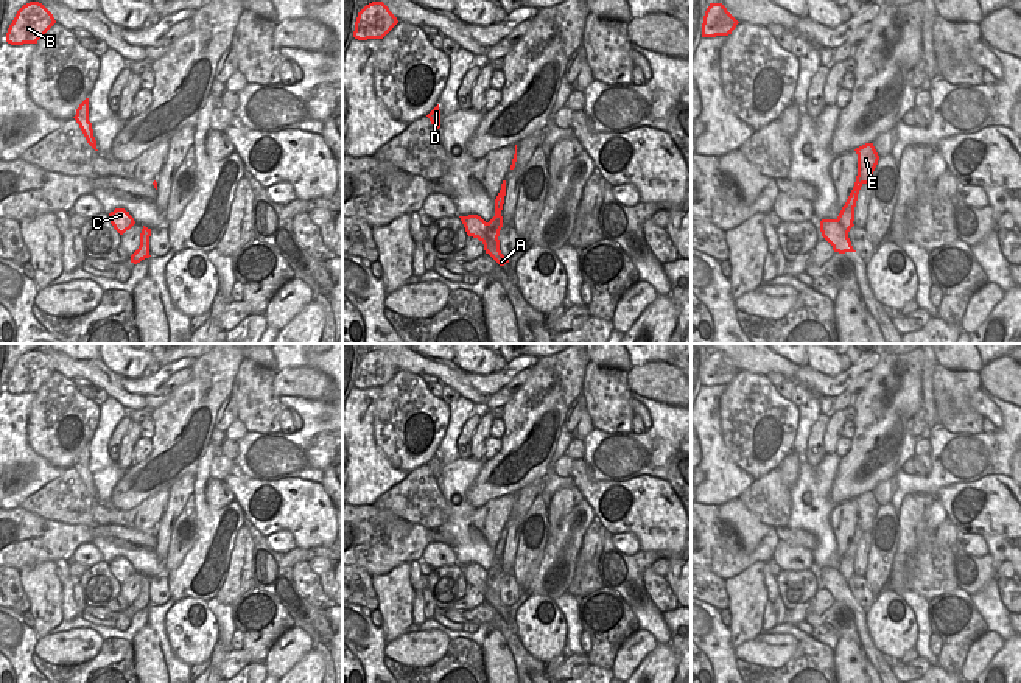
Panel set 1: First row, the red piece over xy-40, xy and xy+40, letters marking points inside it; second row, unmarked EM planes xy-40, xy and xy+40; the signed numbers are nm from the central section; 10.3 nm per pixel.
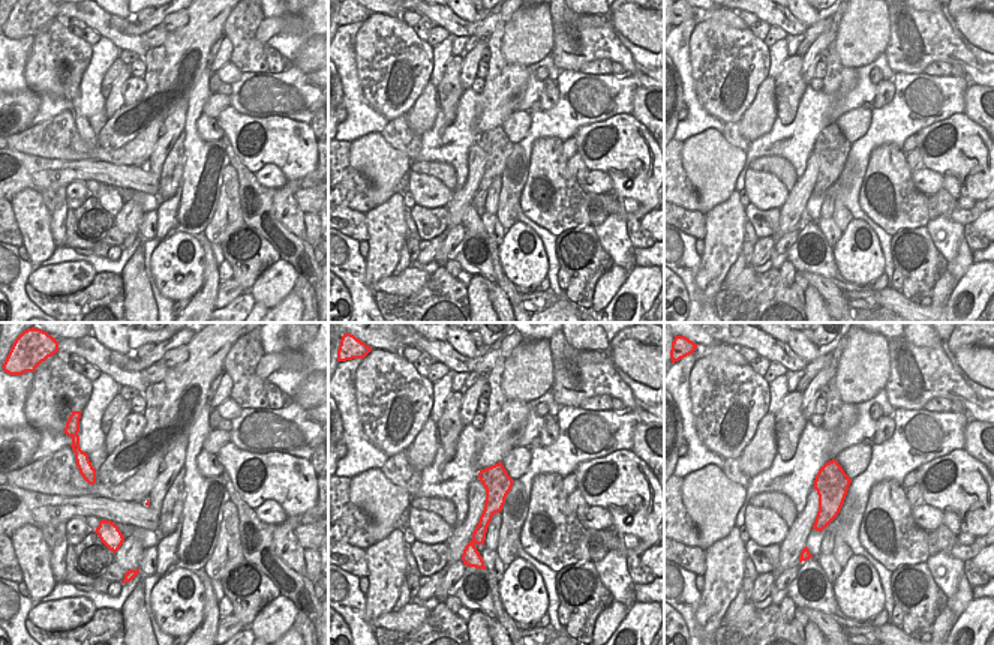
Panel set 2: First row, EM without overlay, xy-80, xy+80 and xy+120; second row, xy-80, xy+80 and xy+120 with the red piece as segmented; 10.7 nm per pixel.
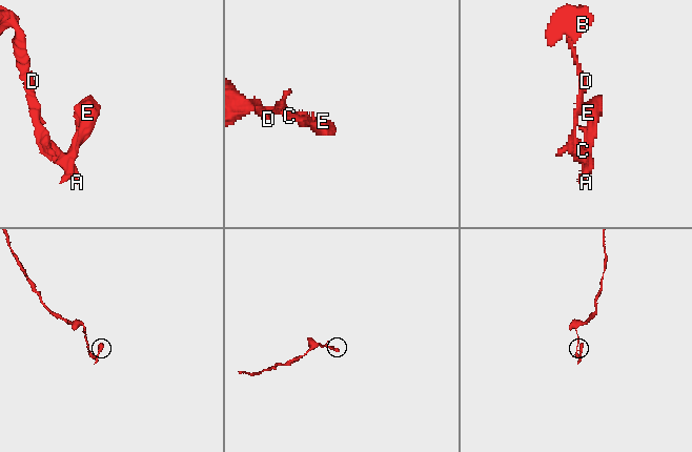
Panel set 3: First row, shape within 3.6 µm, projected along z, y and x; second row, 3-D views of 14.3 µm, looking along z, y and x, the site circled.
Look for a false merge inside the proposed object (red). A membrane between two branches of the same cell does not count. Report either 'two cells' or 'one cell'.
two cells

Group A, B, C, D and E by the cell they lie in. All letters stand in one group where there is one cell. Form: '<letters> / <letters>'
A B C D / E

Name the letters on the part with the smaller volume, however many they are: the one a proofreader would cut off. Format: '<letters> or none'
E.

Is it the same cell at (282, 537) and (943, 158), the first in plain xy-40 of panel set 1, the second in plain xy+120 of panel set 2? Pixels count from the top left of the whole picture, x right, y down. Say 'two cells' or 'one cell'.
two cells

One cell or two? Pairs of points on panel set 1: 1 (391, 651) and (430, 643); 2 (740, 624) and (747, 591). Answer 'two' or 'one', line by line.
1: one
2: one

